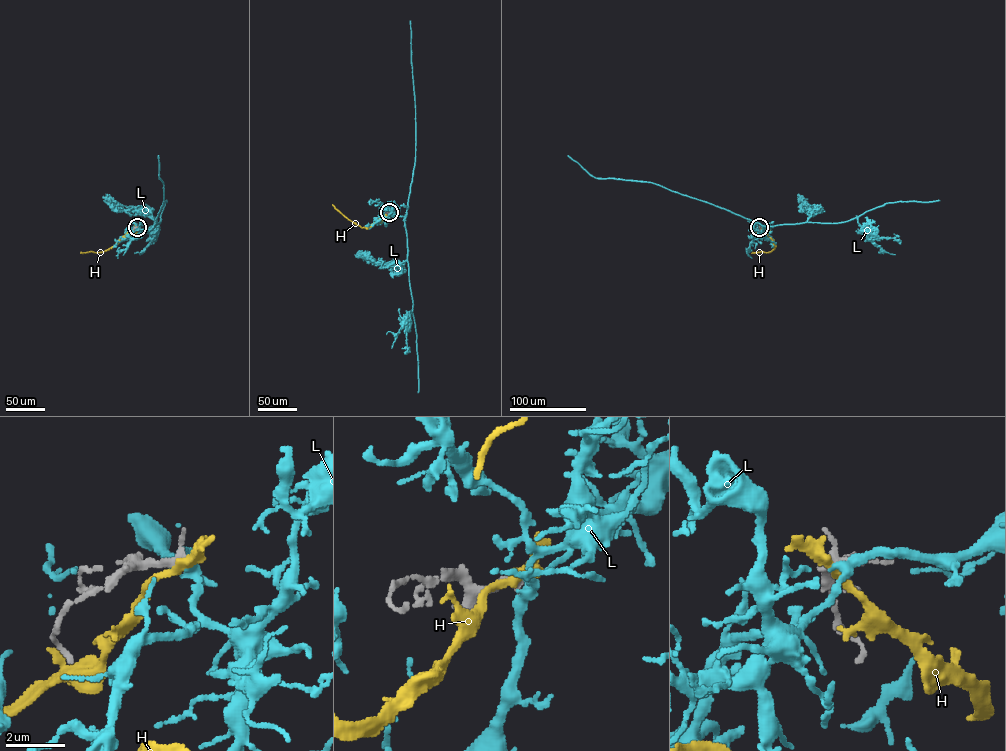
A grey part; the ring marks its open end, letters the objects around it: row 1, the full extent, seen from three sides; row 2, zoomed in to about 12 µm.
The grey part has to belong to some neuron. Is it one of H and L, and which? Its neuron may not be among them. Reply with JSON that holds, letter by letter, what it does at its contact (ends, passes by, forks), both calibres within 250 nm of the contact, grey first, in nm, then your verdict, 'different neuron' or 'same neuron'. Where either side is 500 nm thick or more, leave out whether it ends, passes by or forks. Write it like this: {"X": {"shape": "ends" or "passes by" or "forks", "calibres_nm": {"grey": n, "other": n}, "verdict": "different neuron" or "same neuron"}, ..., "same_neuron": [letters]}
{"H": {"shape": "passes by", "calibres_nm": {"grey": 400, "other": 280}, "verdict": "different neuron"}, "L": {"shape": "passes by", "calibres_nm": {"grey": 360, "other": 340}, "verdict": "same neuron"}, "same_neuron": ["L"]}

